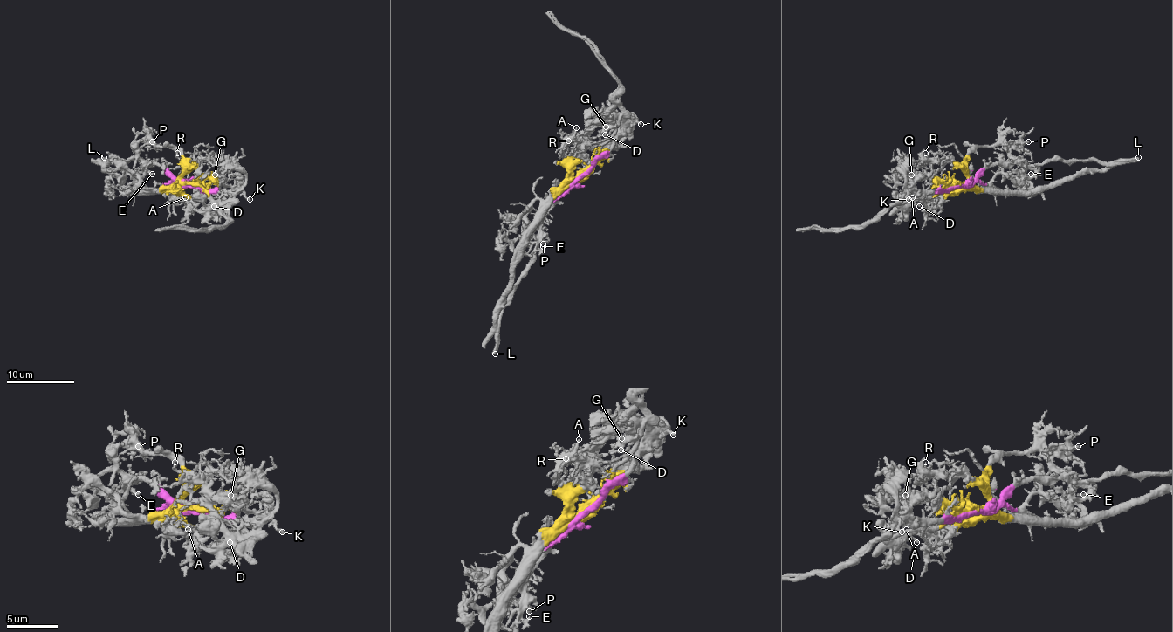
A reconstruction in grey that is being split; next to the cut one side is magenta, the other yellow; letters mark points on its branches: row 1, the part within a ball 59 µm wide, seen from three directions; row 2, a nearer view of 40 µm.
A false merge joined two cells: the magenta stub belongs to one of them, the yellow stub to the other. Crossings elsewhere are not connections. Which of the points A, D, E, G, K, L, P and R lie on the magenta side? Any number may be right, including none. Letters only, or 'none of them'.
D, E, G, K, L, P

